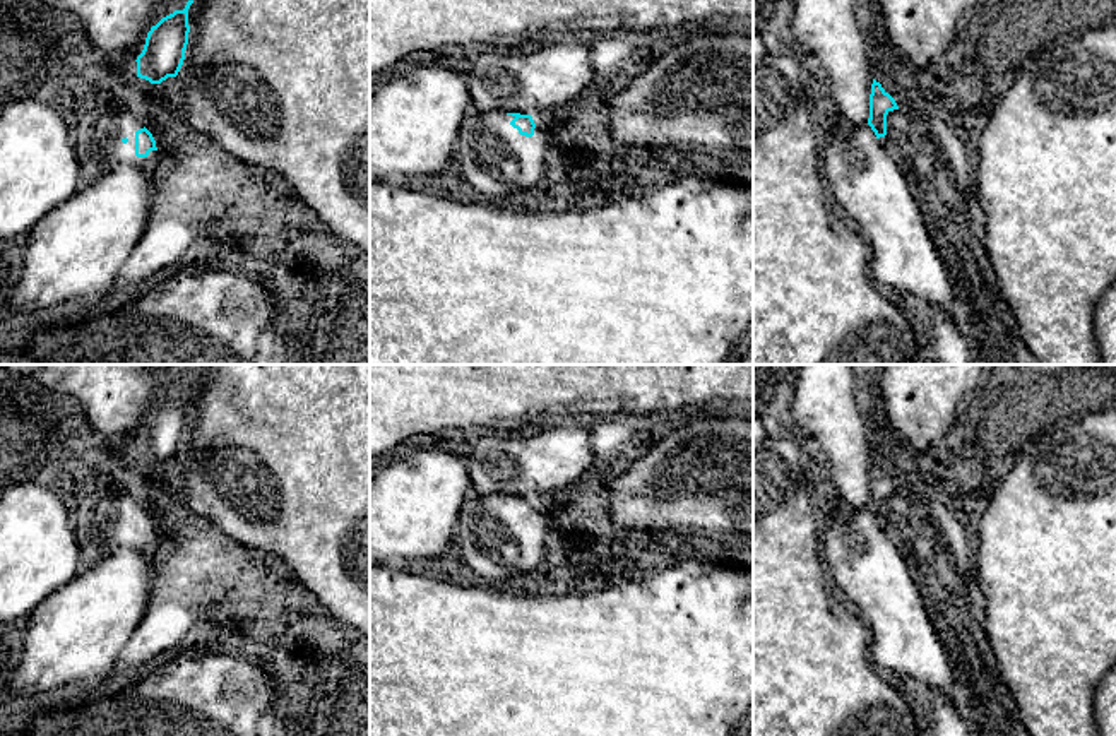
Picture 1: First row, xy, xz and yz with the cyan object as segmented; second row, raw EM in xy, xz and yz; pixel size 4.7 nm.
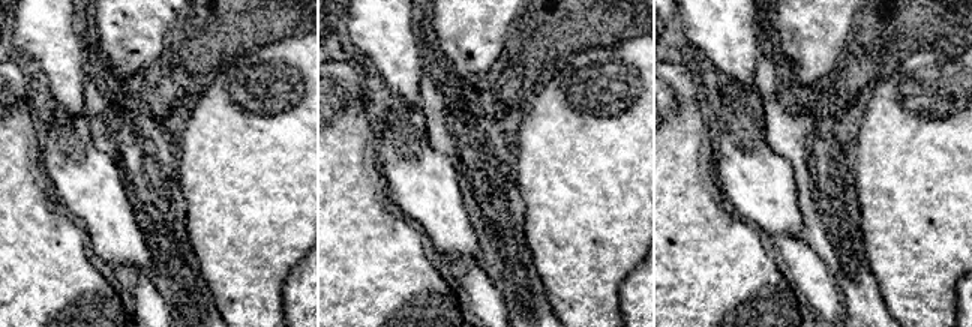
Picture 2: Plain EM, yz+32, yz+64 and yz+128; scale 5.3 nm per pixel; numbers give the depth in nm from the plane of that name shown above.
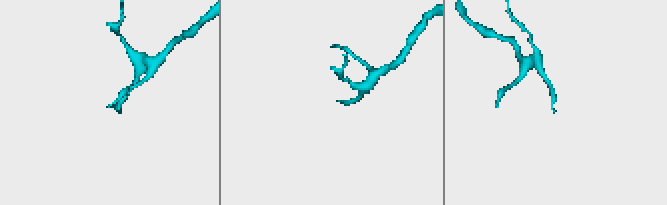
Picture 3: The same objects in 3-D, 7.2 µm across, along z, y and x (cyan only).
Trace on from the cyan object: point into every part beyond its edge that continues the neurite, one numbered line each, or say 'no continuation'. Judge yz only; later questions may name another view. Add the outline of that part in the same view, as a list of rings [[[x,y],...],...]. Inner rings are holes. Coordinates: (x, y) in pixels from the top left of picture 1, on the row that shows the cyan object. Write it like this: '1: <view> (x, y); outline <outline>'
1: yz (933, 160); outline [[[899,108],[888,111],[887,135],[878,142],[907,180],[948,270],[953,288],[950,318],[965,342],[971,365],[1039,365],[1018,335],[1018,325],[998,288],[986,252],[986,214],[979,205],[979,183],[971,175],[971,154],[960,137],[945,122]]]

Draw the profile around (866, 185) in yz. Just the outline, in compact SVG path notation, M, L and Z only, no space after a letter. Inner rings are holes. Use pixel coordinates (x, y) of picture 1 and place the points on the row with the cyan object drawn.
M834 115L822 142L825 185L839 214L849 217L863 236L873 281L950 313L953 288L948 270L907 180L871 127L854 127Z

